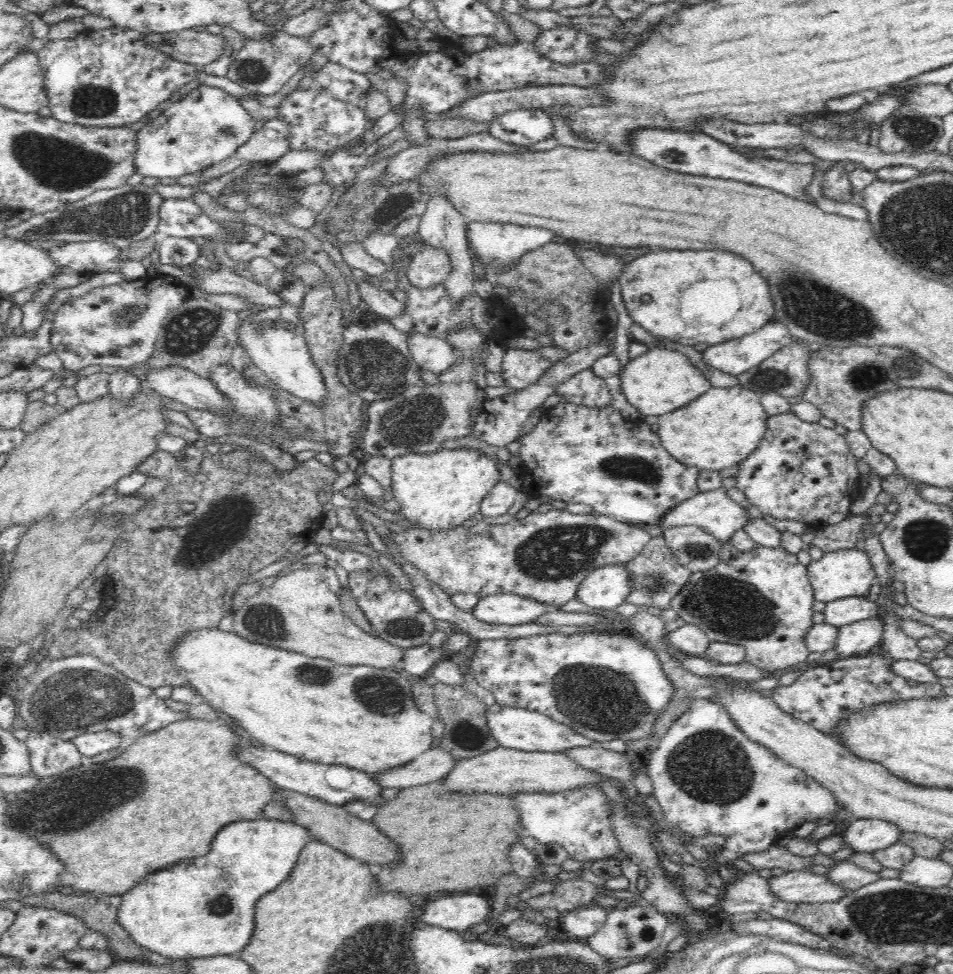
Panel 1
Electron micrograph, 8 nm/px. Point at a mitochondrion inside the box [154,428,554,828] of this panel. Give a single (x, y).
(229, 521)

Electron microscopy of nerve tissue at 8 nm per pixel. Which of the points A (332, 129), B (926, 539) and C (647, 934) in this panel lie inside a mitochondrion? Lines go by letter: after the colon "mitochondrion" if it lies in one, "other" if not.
A: other
B: mitochondrion
C: other

